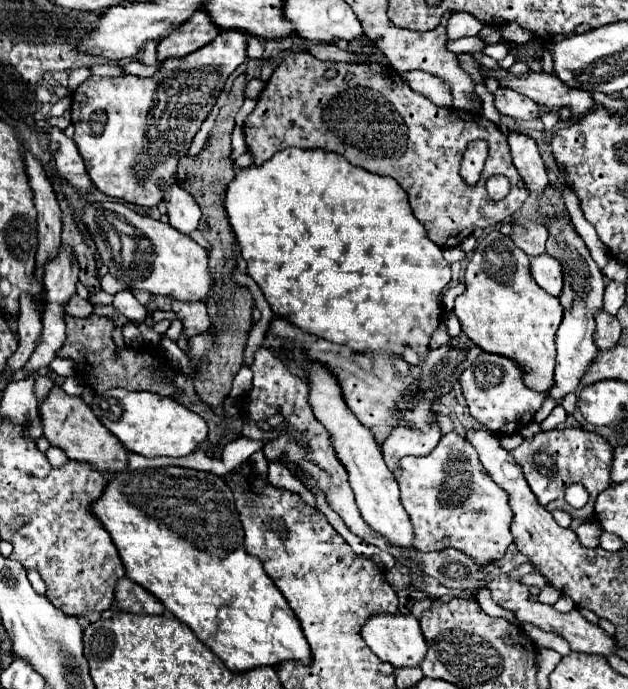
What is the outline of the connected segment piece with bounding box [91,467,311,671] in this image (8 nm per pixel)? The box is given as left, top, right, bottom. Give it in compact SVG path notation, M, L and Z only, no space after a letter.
M185 467L125 469L115 475L103 489L103 495L91 503L91 513L111 535L127 577L153 593L165 609L191 627L231 671L249 671L259 665L275 667L289 659L311 663L309 643L301 633L295 613L287 607L287 601L263 571L259 559L245 553L235 499L223 477Z

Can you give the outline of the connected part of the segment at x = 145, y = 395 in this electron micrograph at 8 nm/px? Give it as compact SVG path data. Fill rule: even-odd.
M112 388L103 395L97 395L91 403L97 419L133 453L145 457L183 457L195 451L203 439L207 439L209 427L203 417L191 409L179 405L171 397L161 397L151 391L128 391L123 388Z

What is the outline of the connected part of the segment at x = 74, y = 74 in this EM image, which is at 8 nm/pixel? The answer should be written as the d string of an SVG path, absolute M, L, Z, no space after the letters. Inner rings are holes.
M81 67L81 69L73 69L73 71L69 73L69 91L75 91L75 89L77 89L89 75L91 75L91 71L85 69L85 67Z

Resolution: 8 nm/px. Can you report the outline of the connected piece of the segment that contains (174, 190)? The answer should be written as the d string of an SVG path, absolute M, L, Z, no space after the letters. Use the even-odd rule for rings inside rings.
M173 185L165 191L165 203L167 203L167 215L169 225L179 229L179 233L189 235L197 229L197 223L201 219L201 211L197 201L179 185Z

